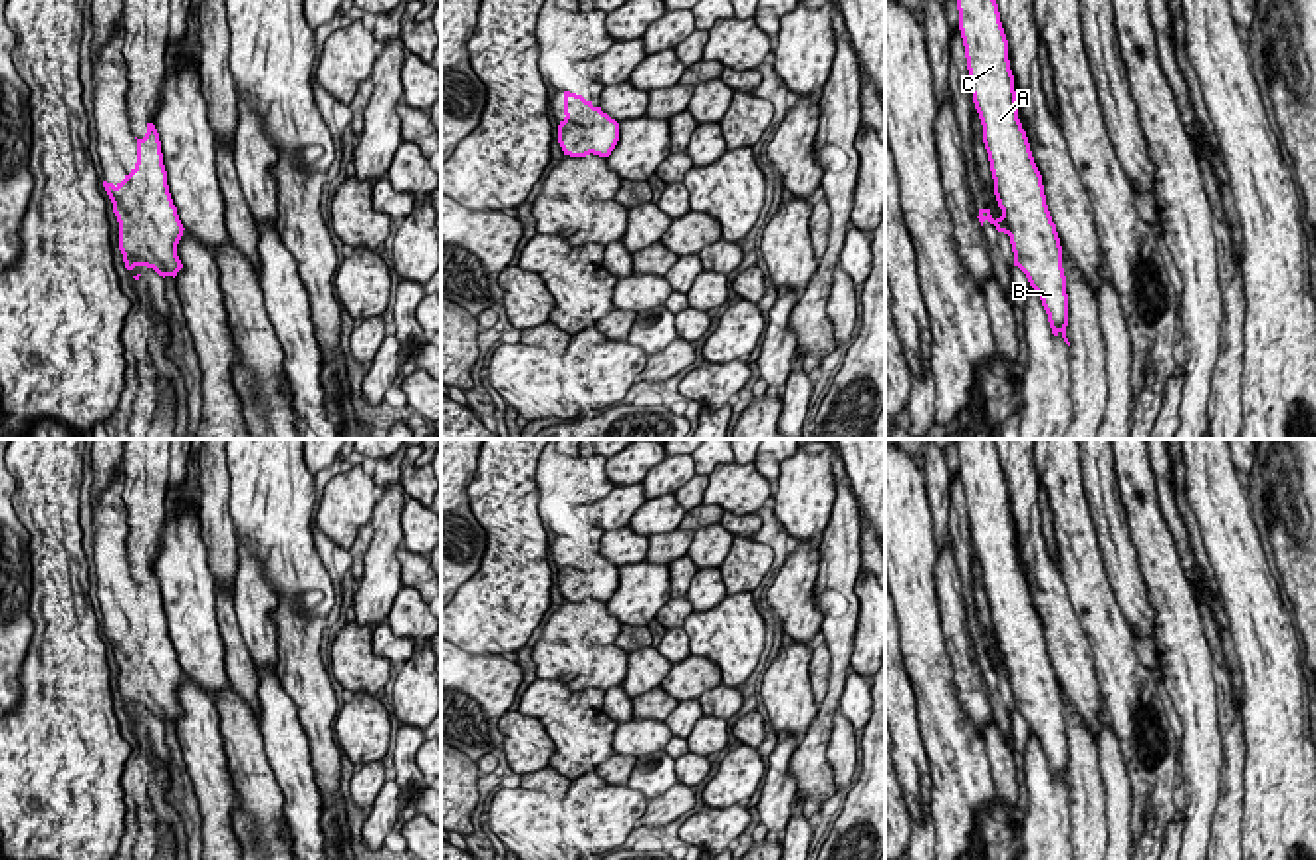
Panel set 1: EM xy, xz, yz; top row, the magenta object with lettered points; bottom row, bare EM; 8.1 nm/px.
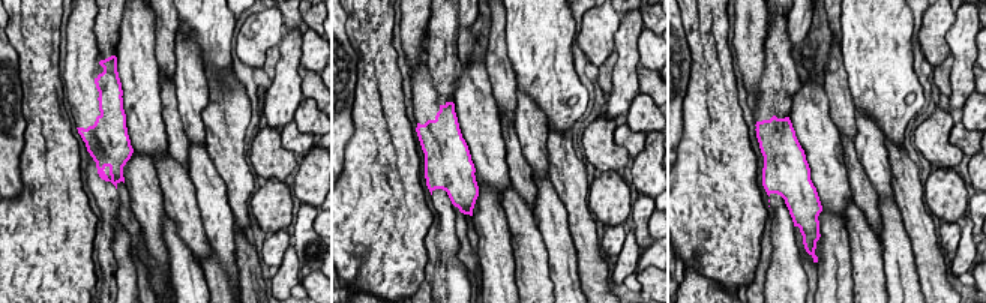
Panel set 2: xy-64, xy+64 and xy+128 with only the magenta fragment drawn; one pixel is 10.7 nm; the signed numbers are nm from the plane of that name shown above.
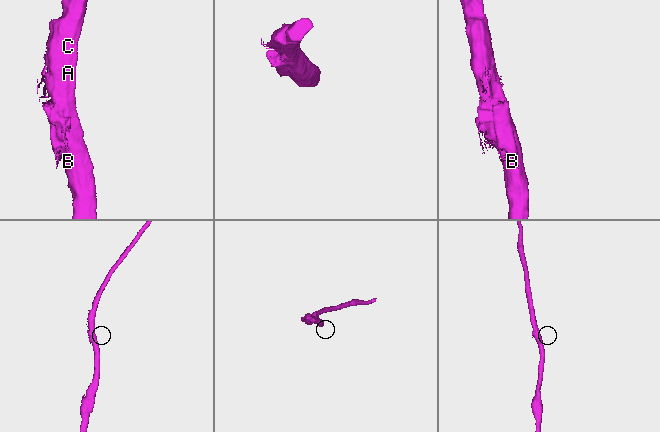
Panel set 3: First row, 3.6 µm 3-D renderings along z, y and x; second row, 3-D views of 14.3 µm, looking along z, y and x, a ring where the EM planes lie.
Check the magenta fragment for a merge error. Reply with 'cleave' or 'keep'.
keep

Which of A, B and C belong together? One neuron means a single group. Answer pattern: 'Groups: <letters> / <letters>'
Groups: A B C

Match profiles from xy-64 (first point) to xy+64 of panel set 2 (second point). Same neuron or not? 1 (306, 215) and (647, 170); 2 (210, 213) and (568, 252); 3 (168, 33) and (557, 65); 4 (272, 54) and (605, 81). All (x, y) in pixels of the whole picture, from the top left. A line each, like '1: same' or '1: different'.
1: same
2: same
3: different
4: same

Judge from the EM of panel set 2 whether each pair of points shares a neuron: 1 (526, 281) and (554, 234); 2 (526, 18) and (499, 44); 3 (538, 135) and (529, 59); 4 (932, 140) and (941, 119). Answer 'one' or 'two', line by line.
1: two
2: two
3: two
4: one

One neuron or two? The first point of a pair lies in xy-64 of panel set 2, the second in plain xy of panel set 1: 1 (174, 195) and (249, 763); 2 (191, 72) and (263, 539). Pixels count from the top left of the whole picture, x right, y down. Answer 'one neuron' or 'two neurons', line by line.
1: one neuron
2: two neurons

